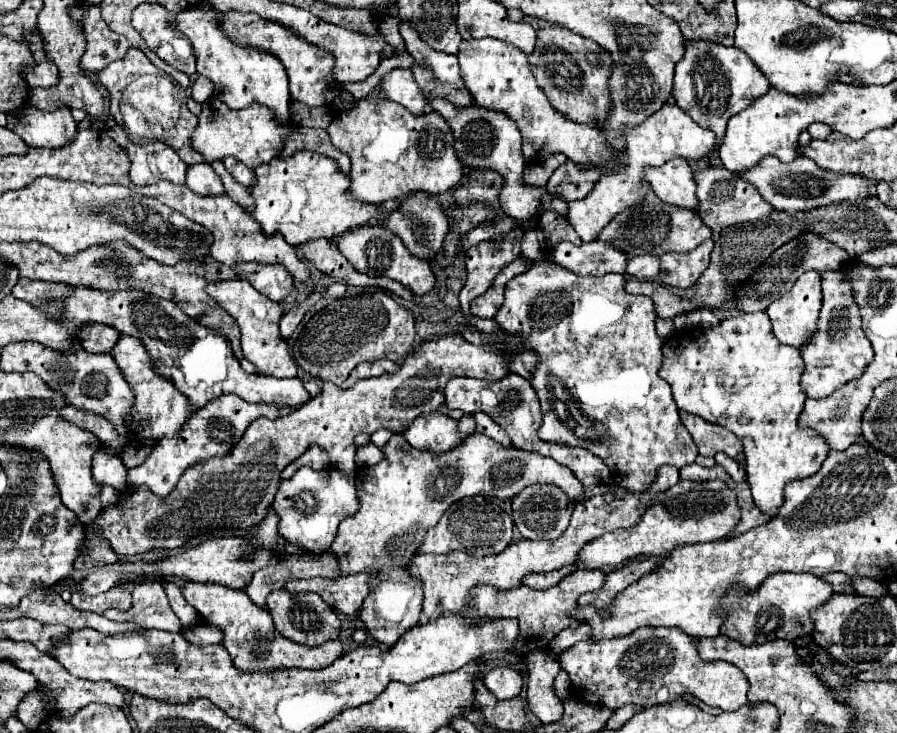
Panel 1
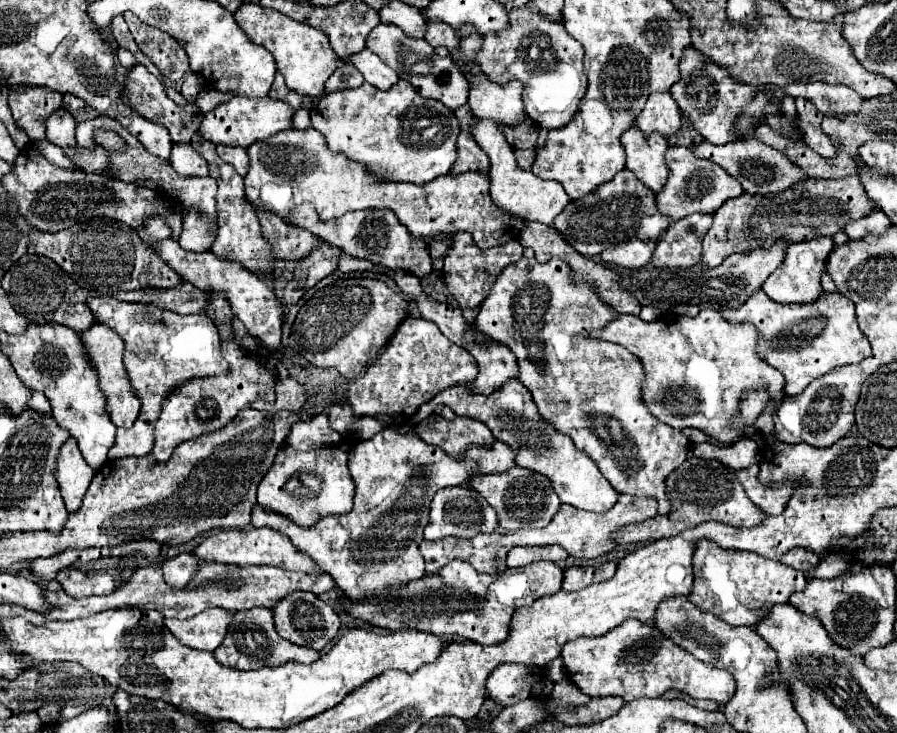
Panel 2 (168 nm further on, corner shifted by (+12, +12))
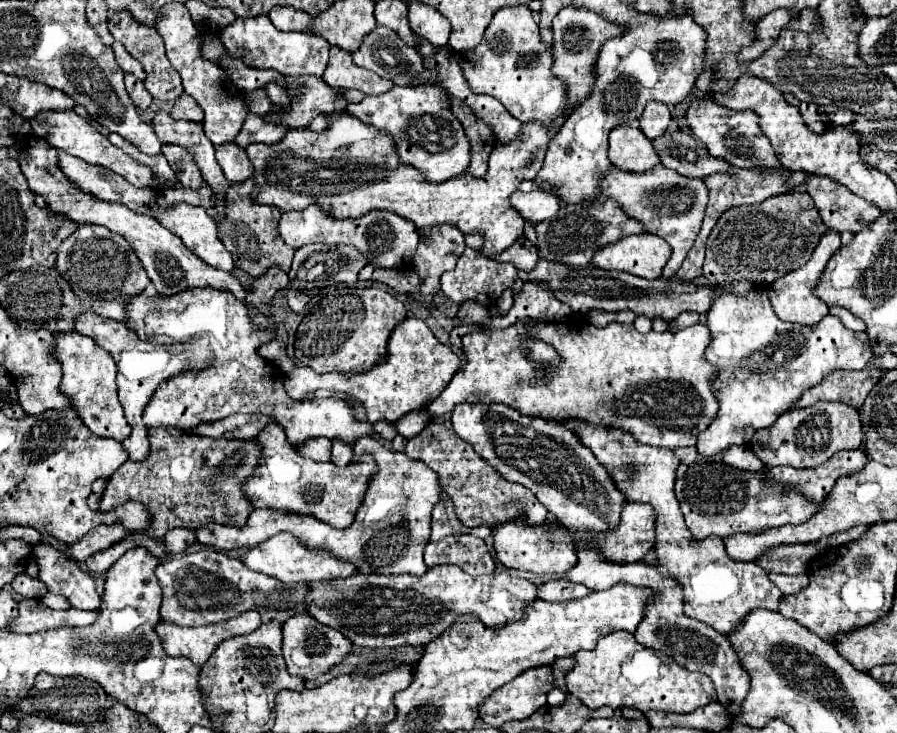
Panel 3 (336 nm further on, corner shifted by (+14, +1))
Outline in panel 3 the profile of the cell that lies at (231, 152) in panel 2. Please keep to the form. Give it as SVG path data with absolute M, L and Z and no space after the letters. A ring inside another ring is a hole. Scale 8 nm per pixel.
M224 143L216 147L216 161L222 167L230 183L244 183L252 177L252 163L246 157L246 151L236 143Z

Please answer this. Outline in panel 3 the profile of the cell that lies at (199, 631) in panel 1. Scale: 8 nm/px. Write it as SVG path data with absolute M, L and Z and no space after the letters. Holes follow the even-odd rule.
M250 609L246 613L240 613L238 617L232 617L228 621L220 621L218 625L204 625L204 627L176 627L172 623L166 623L166 621L160 621L156 625L156 633L158 637L162 639L162 645L166 649L168 655L172 657L188 657L192 659L196 665L204 665L204 661L216 651L216 647L228 639L228 637L234 637L234 635L244 635L244 633L252 633L252 629L256 629L258 625L262 623L260 619L260 613L256 609Z

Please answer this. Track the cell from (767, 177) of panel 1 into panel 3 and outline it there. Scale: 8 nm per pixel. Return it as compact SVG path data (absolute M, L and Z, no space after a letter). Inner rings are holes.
M666 133L652 143L654 149L658 149L662 163L670 169L676 169L684 177L704 179L712 173L732 173L732 165L728 161L712 157L708 151L698 155L698 151L694 151L694 137L688 133Z

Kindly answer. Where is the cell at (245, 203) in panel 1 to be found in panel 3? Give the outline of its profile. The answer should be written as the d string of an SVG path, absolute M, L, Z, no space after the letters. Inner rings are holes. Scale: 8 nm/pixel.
M158 109L158 111L154 113L154 119L152 119L152 129L156 131L156 135L160 137L162 143L180 145L180 147L184 147L184 149L194 157L198 169L202 171L204 181L208 183L208 187L210 187L212 193L214 193L214 195L212 195L214 211L216 211L214 221L216 221L216 225L220 227L220 225L226 221L226 191L228 191L228 187L230 187L230 181L224 177L220 165L218 165L216 159L214 159L214 145L212 145L210 139L204 135L202 123L196 123L196 121L174 121L174 119L170 117L170 113L166 113L164 109Z

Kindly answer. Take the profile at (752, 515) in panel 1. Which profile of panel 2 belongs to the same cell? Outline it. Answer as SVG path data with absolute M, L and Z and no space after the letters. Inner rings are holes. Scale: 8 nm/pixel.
M758 464L746 470L740 470L738 480L742 482L746 494L758 508L762 508L766 514L774 514L774 516L782 514L782 510L788 504L788 498L794 494L796 482L786 480L786 482L780 482L778 486L766 486L758 480L758 470L760 470Z

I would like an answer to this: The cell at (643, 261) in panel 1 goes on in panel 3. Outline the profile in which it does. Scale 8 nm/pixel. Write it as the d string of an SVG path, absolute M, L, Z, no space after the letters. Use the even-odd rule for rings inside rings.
M628 235L616 245L600 249L594 257L594 265L600 269L626 271L644 279L658 279L670 257L670 245L652 235Z

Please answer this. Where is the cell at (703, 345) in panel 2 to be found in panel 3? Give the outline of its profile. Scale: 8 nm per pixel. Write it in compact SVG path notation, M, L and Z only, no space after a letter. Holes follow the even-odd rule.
M516 323L508 329L492 329L492 333L472 331L462 337L462 351L466 355L466 365L452 377L448 389L444 389L432 405L428 405L430 417L442 417L452 413L460 403L502 403L520 409L526 415L536 415L542 419L560 421L564 417L582 417L584 421L600 425L616 425L620 429L630 429L630 433L646 445L654 447L686 447L696 445L698 435L714 421L718 415L720 403L712 391L714 369L706 361L704 353L712 341L712 335L706 325L694 325L676 333L638 333L634 325L612 323L606 327L594 327L590 323L540 323L532 329ZM538 335L542 341L548 341L556 351L560 351L562 363L556 369L542 371L536 367L524 351L522 337Z

